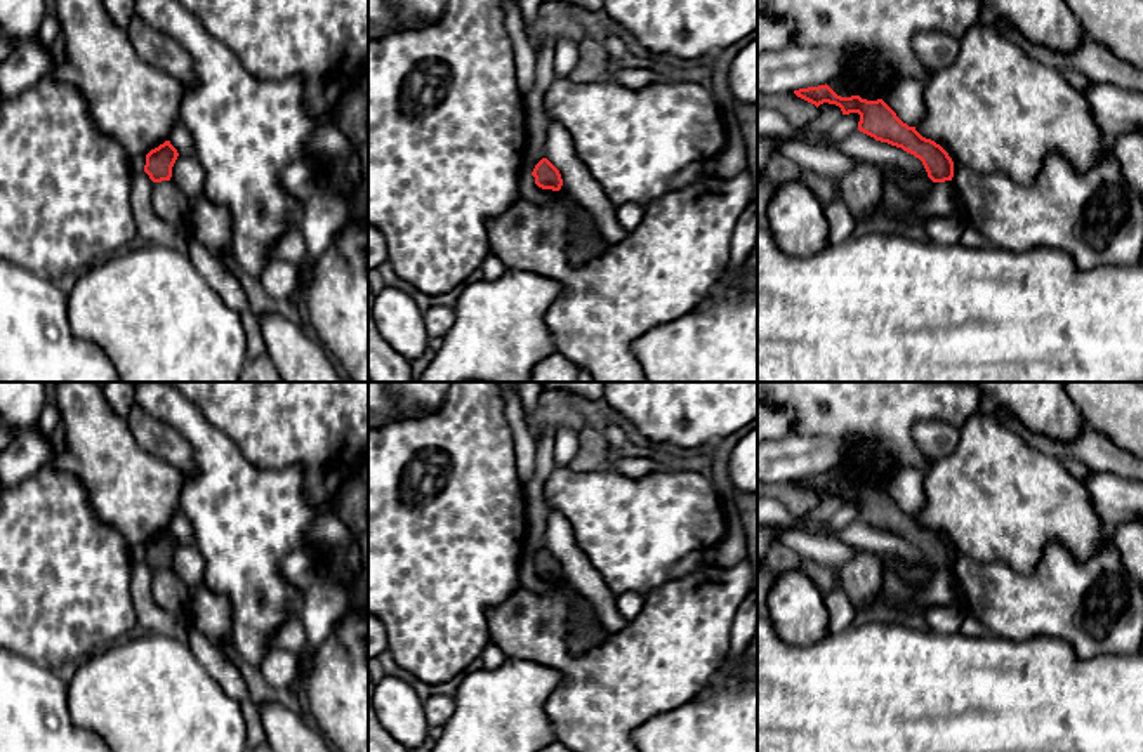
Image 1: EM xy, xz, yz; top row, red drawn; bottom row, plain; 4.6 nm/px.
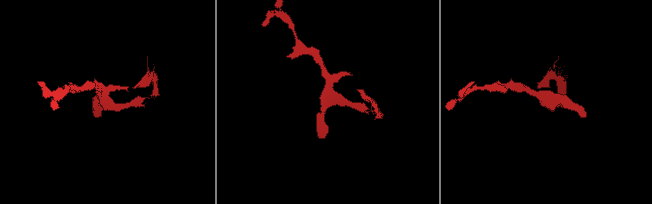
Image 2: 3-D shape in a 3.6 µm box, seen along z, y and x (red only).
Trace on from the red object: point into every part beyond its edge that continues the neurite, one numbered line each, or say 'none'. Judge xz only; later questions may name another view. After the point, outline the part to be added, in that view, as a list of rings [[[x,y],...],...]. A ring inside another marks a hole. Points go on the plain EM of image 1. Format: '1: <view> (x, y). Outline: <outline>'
none

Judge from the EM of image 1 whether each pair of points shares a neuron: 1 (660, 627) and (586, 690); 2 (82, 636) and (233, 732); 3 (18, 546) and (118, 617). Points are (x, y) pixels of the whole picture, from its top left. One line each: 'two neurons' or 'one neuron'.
1: one neuron
2: two neurons
3: one neuron

